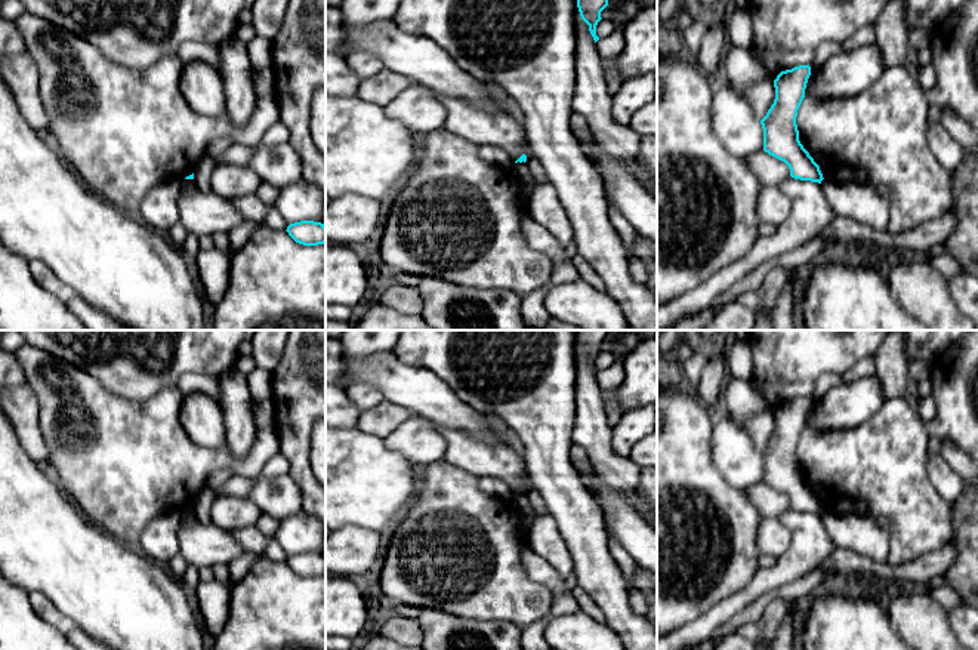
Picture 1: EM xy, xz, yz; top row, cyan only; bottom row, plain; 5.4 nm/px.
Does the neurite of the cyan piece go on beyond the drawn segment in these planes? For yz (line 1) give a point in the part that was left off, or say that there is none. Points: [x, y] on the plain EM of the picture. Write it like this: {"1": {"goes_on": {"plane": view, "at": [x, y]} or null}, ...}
{"1": {"goes_on": null}}

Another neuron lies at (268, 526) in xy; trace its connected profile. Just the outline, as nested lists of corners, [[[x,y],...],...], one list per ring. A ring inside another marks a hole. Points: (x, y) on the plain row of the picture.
[[[263,514],[254,527],[257,527],[266,537],[274,537],[278,530],[280,521],[274,517]]]

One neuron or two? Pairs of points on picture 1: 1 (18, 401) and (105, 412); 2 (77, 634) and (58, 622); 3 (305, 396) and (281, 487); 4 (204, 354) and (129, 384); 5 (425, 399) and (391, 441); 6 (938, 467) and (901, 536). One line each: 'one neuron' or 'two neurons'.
1: two neurons
2: two neurons
3: two neurons
4: one neuron
5: two neurons
6: two neurons

